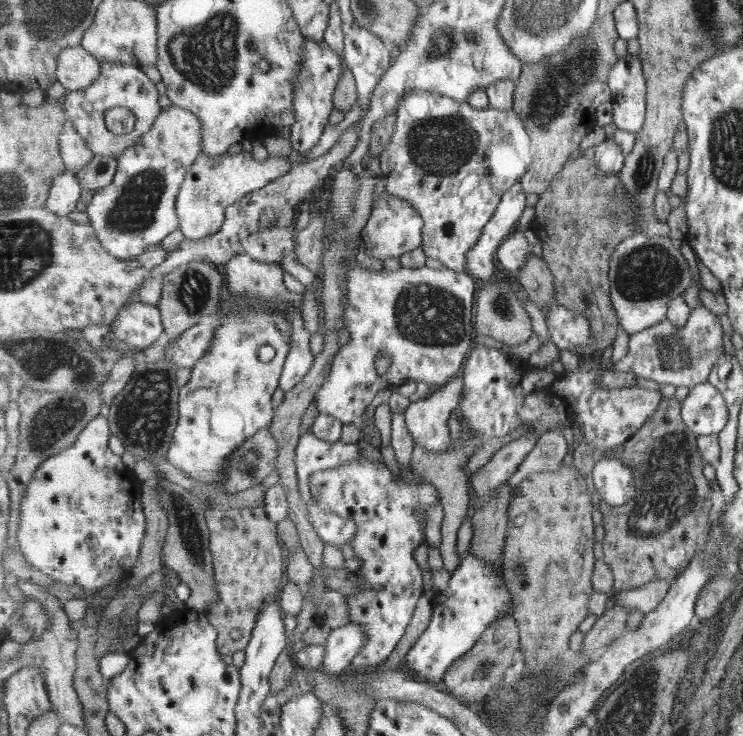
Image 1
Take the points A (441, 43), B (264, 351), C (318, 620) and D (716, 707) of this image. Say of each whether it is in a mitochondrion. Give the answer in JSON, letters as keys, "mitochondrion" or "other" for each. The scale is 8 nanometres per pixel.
{"A":"mitochondrion","B":"mitochondrion","C":"other","D":"other"}

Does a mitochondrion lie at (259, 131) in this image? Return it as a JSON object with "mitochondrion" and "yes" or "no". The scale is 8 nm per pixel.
{"mitochondrion":"no"}

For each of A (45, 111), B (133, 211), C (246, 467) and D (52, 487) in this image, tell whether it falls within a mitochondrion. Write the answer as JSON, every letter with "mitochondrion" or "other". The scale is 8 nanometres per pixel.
{"A":"other","B":"mitochondrion","C":"mitochondrion","D":"other"}

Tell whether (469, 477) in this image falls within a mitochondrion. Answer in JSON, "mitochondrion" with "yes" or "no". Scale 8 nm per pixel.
{"mitochondrion":"no"}

